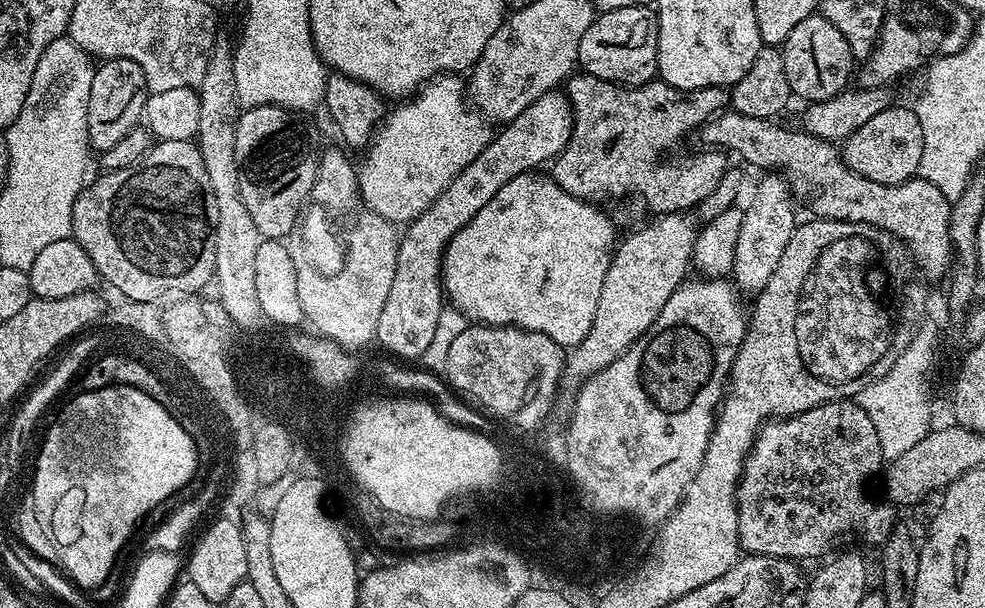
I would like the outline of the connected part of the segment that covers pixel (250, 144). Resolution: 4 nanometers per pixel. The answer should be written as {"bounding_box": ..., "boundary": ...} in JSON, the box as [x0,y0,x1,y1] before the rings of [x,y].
{"bounding_box":[234,104,318,241],"boundary":[[[273,104],[245,108],[237,118],[234,150],[242,202],[246,202],[261,237],[270,240],[283,241],[297,227],[316,181],[318,147],[311,126],[304,120],[301,113]]]}

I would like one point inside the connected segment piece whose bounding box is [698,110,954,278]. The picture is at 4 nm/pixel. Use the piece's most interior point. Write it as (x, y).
(915, 211)

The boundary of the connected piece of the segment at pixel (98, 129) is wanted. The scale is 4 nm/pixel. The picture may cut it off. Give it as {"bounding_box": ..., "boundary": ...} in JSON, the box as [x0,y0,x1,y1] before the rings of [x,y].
{"bounding_box":[88,58,146,154],"boundary":[[[118,58],[105,59],[104,65],[99,65],[94,74],[94,82],[90,82],[90,98],[88,99],[88,143],[97,153],[102,154],[110,150],[110,146],[118,146],[122,138],[134,127],[144,114],[144,101],[146,99],[146,74],[142,74],[142,66],[138,62]]]}

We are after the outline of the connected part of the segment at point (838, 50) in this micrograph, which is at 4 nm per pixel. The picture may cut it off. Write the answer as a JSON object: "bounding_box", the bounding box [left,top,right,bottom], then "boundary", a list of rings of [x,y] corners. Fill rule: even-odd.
{"bounding_box":[782,14,854,102],"boundary":[[[813,14],[802,18],[802,22],[798,22],[798,26],[794,26],[794,30],[790,30],[785,38],[782,51],[786,62],[786,78],[792,87],[793,97],[801,96],[804,102],[828,100],[837,96],[849,87],[848,79],[851,76],[853,79],[854,61],[848,39],[825,16]]]}

